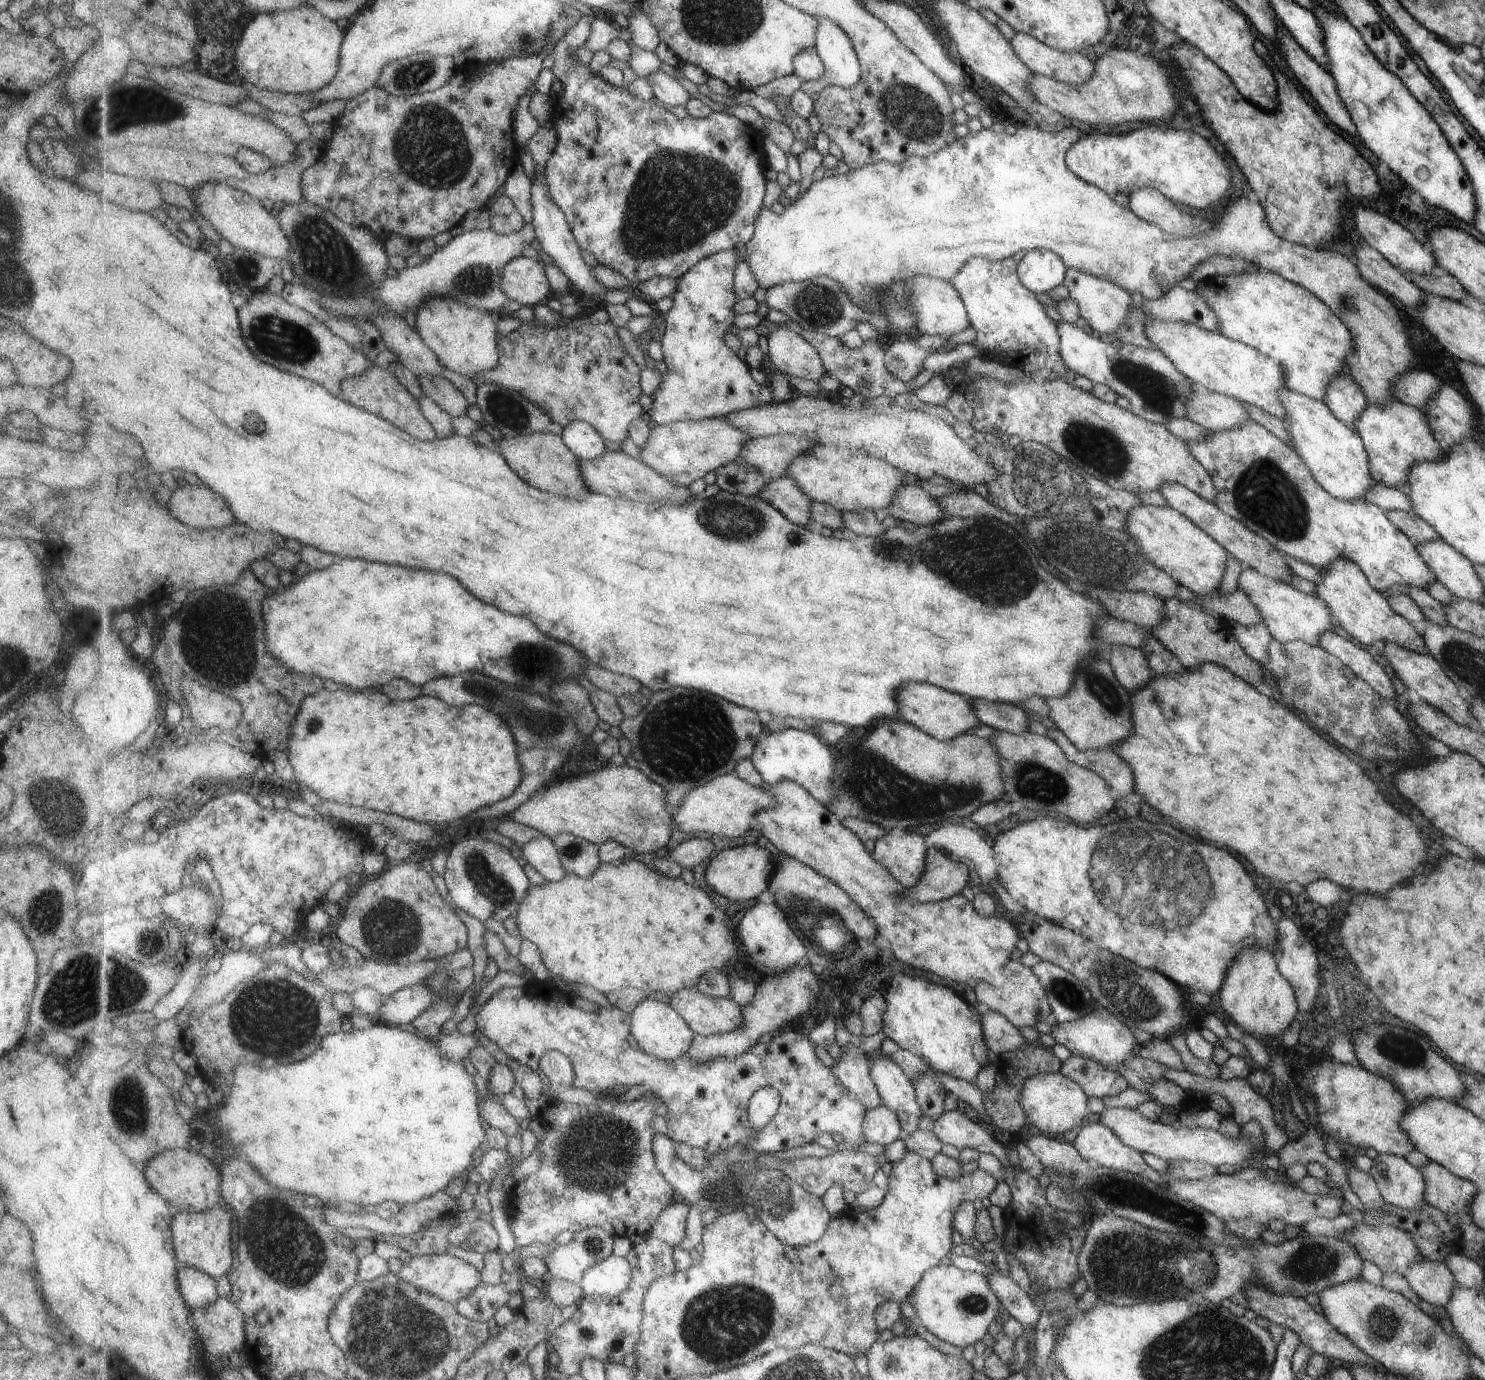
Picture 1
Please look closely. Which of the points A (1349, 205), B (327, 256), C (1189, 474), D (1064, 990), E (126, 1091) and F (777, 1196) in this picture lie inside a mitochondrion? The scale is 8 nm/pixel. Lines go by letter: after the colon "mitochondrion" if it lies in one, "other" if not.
A: other
B: mitochondrion
C: other
D: mitochondrion
E: mitochondrion
F: mitochondrion

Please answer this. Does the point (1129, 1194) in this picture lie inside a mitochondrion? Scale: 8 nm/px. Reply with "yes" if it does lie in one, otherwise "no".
yes

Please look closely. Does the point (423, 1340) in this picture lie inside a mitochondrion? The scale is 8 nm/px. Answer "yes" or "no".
yes

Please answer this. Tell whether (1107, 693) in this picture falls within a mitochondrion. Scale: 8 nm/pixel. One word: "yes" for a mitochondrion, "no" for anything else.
yes

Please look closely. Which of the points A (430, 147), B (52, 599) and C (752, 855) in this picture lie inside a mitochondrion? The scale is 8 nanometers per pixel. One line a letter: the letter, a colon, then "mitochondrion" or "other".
A: mitochondrion
B: other
C: other

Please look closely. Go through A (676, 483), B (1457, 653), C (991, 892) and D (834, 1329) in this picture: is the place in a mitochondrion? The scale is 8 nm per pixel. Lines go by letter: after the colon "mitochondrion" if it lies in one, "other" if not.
A: other
B: mitochondrion
C: other
D: other

